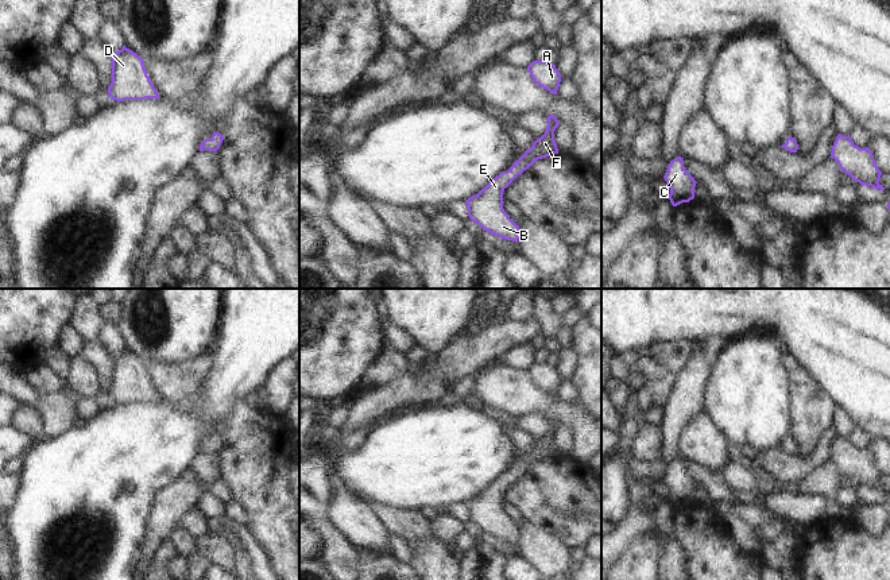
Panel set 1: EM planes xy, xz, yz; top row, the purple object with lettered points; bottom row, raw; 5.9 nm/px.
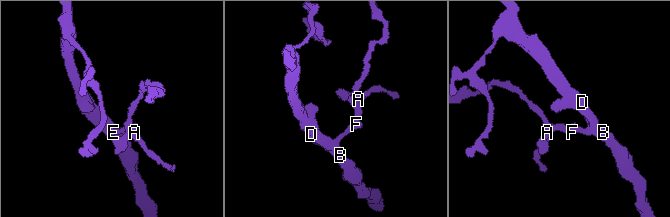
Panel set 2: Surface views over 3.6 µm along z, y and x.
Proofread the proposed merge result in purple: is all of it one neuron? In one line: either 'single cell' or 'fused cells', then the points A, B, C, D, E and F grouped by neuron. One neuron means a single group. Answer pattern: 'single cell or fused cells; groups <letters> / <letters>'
single cell; groups A B C D E F

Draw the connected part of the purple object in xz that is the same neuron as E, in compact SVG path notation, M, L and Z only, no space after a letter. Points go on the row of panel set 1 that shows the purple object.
M554 115L547 116L546 120L545 134L533 143L531 148L526 150L507 171L502 171L484 189L465 201L469 219L479 224L483 231L506 240L518 241L519 225L503 209L503 192L535 161L558 154L554 131L560 121Z

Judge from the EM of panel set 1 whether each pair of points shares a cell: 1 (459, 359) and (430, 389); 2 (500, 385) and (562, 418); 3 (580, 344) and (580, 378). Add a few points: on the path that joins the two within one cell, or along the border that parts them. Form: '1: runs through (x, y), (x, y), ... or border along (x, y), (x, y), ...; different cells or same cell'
1: runs through (452, 366), (436, 382); same cell
2: runs through (515, 394), (548, 405); same cell
3: runs through (583, 352), (583, 370); same cell

